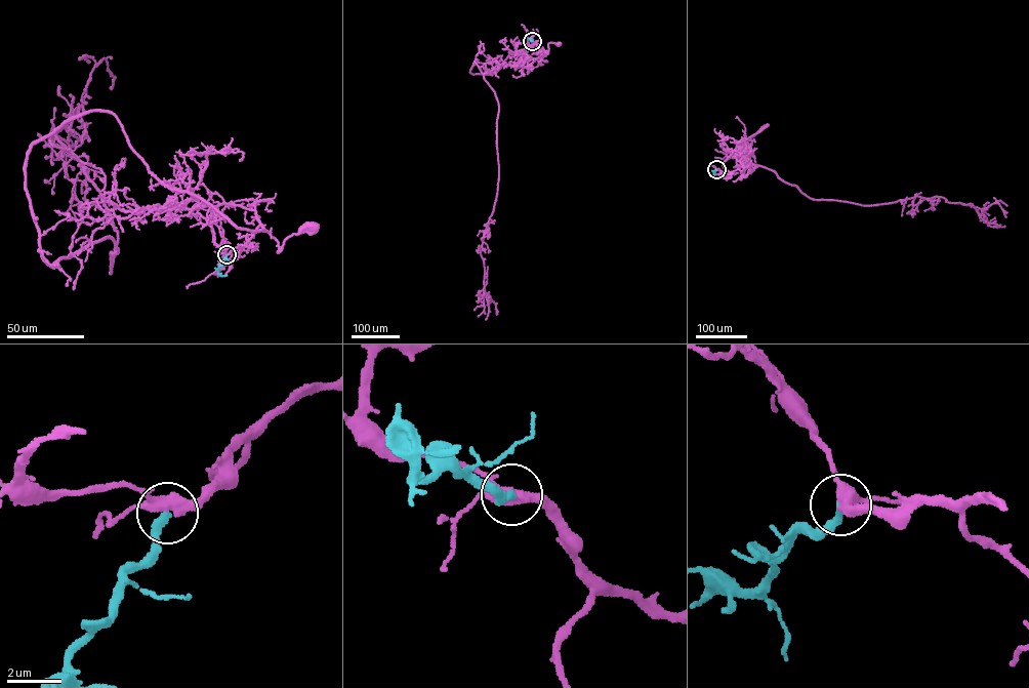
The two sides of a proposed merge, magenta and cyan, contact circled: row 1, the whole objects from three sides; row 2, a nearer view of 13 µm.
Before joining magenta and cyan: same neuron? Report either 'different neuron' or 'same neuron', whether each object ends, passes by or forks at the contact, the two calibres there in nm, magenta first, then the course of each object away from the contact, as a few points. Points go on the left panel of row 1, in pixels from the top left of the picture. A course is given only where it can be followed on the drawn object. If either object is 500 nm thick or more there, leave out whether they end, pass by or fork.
same neuron; magenta forks there; cyan ends there; 400 nm thick on the magenta side, 300 nm on the other; magenta runs (227, 254), (244, 245), (258, 226), (275, 238), (277, 252), (287, 238), (313, 226); cyan runs (227, 254), (218, 274), (227, 275)

